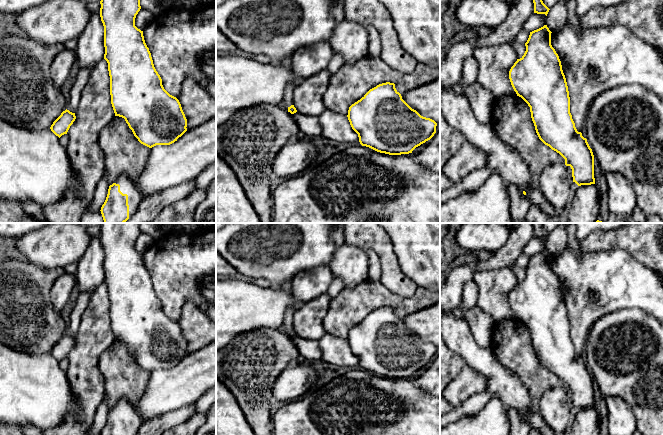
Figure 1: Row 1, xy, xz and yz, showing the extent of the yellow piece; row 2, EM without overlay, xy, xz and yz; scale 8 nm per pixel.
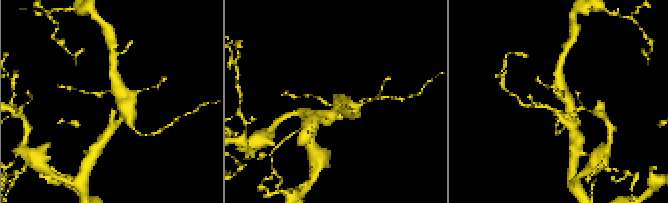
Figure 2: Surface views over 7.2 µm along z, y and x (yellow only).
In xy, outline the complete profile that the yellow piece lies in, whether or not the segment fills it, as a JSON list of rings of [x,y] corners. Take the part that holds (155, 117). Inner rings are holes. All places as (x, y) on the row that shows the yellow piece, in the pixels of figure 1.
[[[101,0],[100,17],[104,26],[104,59],[108,63],[111,104],[115,116],[125,119],[138,141],[152,148],[170,145],[187,131],[187,119],[179,100],[162,85],[143,31],[135,26],[140,0]]]

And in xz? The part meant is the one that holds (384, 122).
[[[386,82],[370,89],[349,107],[348,120],[358,134],[362,146],[389,155],[409,154],[430,140],[436,133],[437,123],[412,109],[396,90],[395,84]]]

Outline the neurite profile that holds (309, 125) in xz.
[[[296,112],[292,114],[292,117],[298,126],[299,132],[307,136],[321,136],[322,128],[318,116],[306,116]]]

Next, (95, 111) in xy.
[[[104,58],[92,69],[81,92],[75,116],[76,119],[67,132],[66,148],[81,181],[79,196],[67,194],[61,201],[42,207],[43,215],[49,223],[79,223],[104,174],[104,154],[98,140],[101,131],[115,117],[111,104],[108,63]]]

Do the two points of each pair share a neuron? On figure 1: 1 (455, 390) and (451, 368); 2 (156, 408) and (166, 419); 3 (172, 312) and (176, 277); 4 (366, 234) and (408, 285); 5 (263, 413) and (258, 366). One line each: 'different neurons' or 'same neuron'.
1: different neurons
2: different neurons
3: same neuron
4: same neuron
5: same neuron

